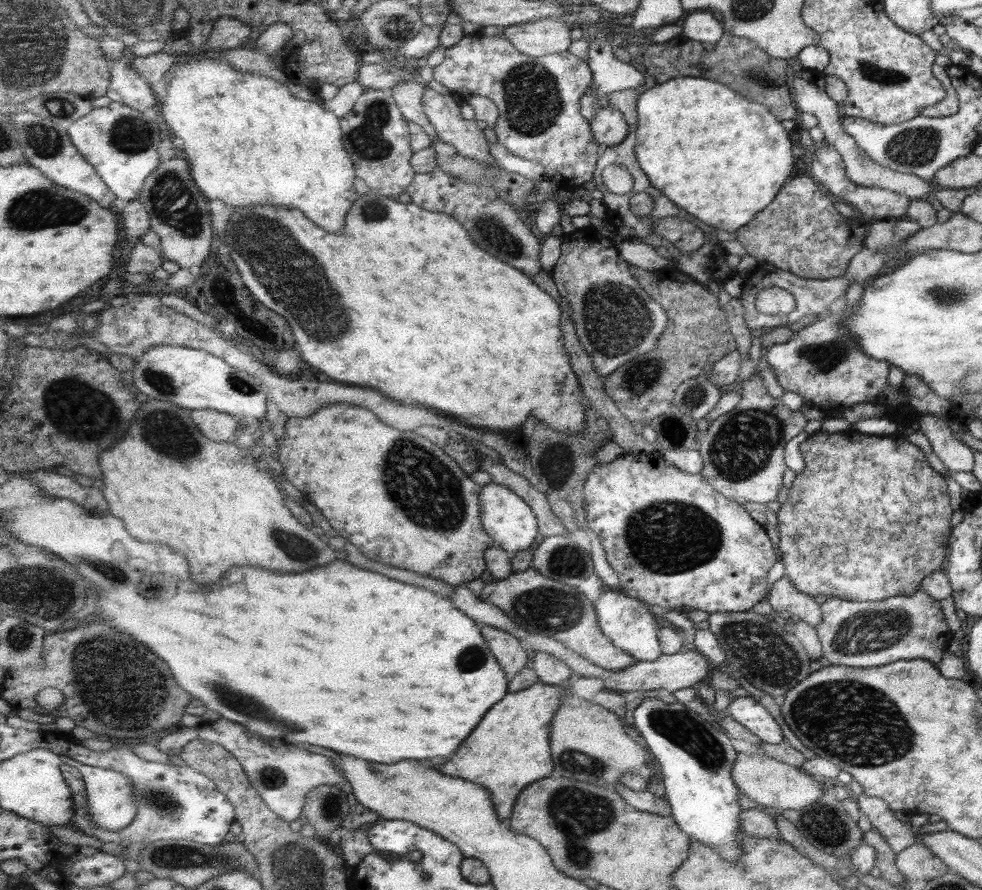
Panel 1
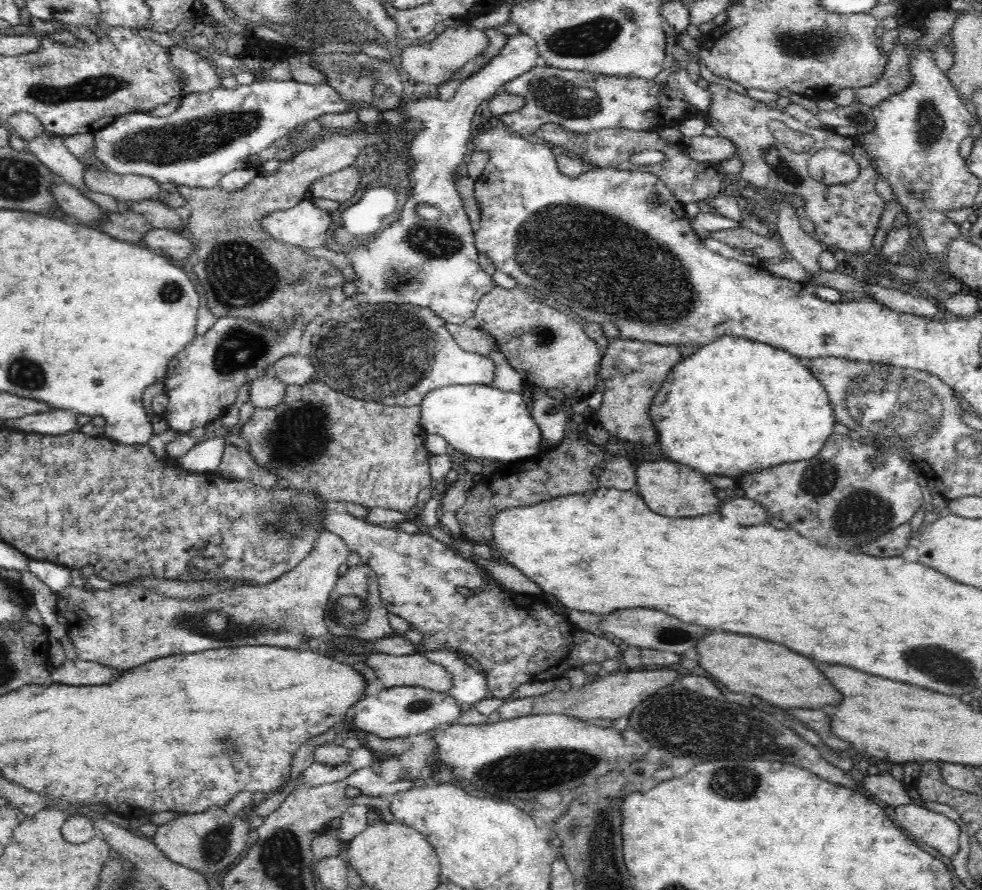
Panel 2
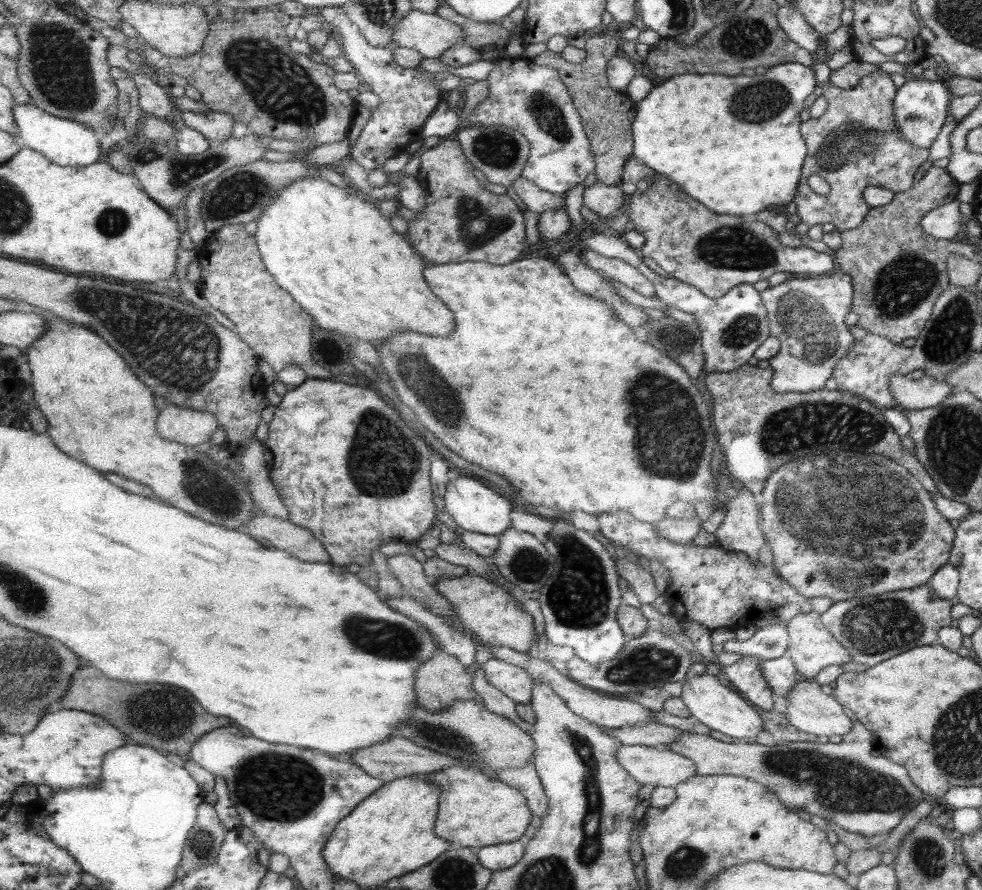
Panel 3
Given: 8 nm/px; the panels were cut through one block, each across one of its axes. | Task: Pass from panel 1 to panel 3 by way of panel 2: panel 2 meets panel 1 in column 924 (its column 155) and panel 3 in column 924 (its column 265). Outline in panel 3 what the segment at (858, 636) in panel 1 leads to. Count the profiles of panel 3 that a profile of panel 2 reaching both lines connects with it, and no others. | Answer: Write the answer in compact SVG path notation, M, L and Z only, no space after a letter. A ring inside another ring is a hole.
M927 584L851 599L831 604L820 614L820 621L823 628L847 650L851 661L867 667L911 648L935 645L938 628L949 626L952 620L949 600L935 596Z

